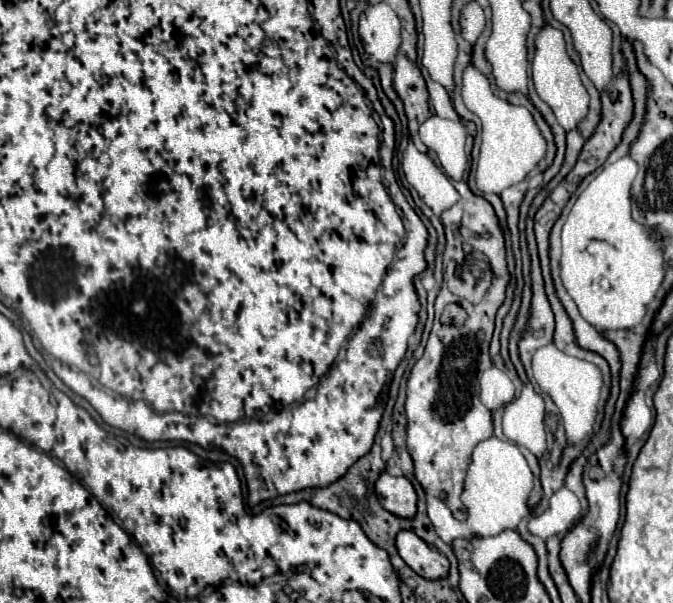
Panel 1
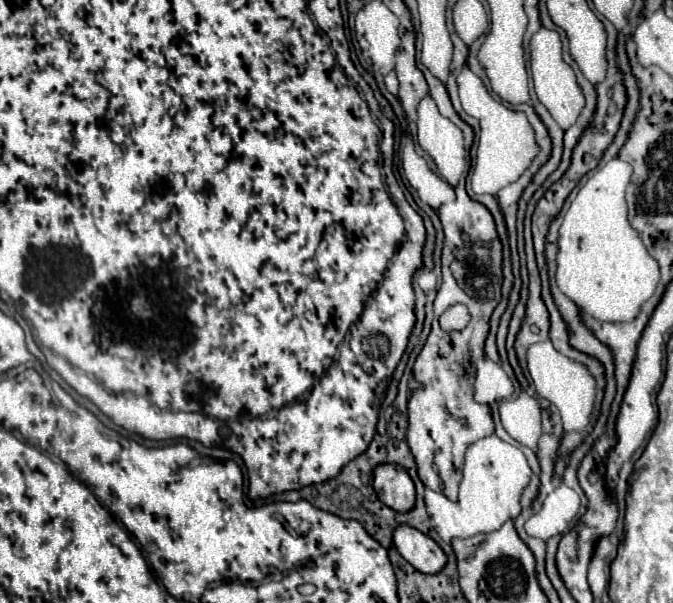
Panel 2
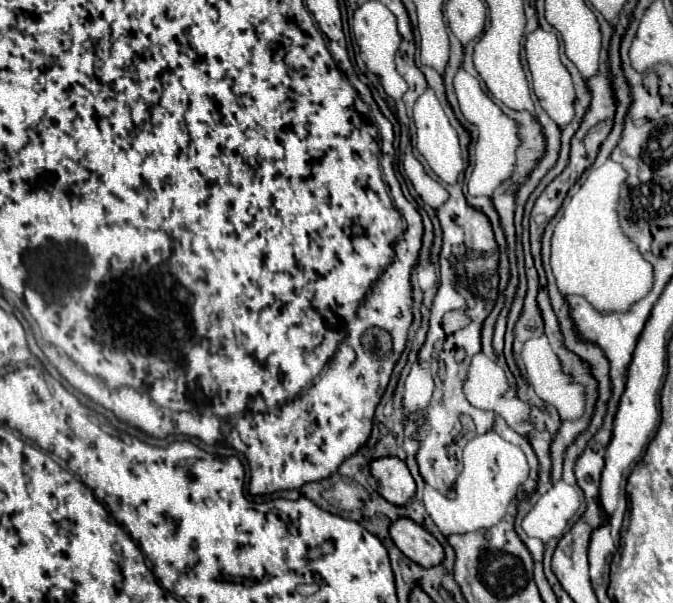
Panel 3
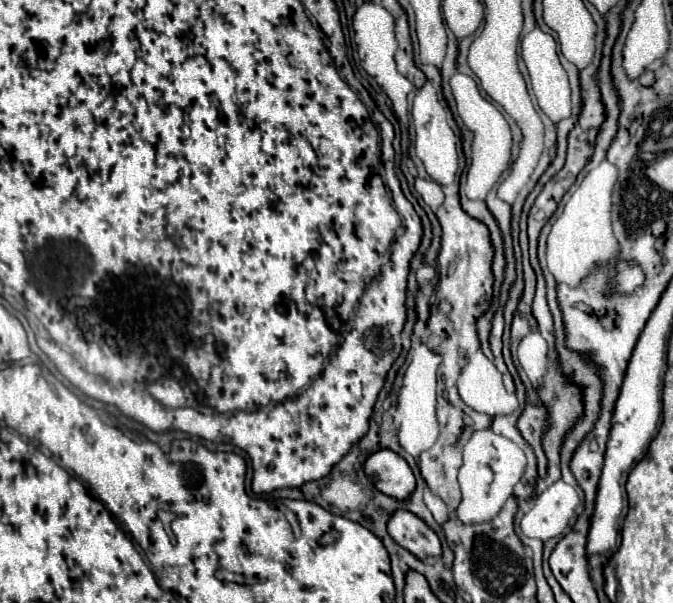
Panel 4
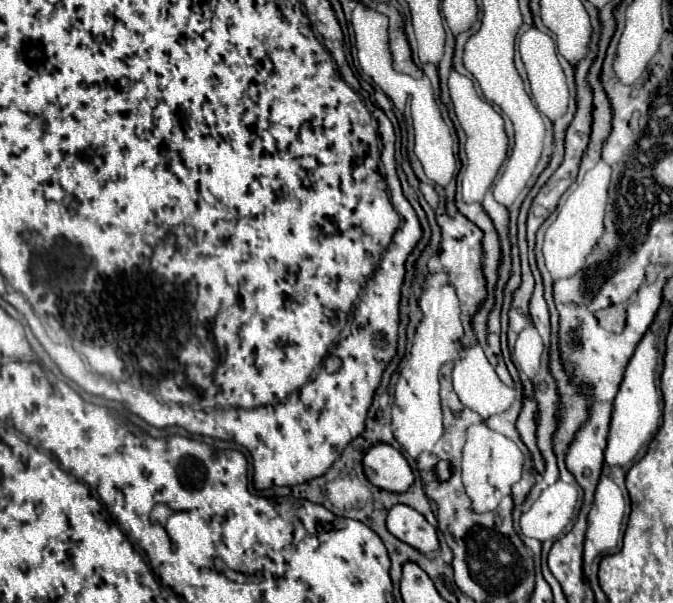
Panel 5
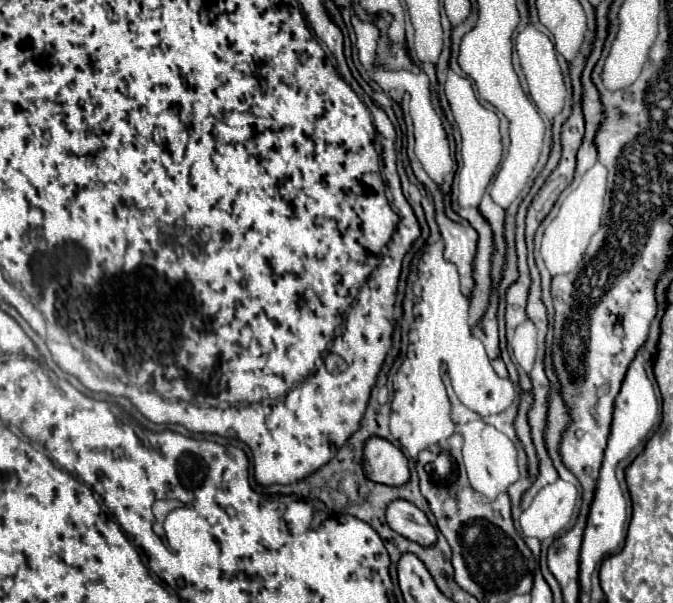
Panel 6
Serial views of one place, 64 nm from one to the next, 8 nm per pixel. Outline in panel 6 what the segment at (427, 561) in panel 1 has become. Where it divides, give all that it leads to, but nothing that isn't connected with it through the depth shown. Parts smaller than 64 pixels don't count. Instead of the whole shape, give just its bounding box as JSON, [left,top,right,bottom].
[386,500,436,546]

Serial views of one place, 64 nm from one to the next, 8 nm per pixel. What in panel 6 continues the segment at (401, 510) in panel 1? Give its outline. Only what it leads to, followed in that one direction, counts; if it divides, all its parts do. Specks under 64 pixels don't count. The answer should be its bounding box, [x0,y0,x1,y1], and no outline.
[364,438,410,486]

